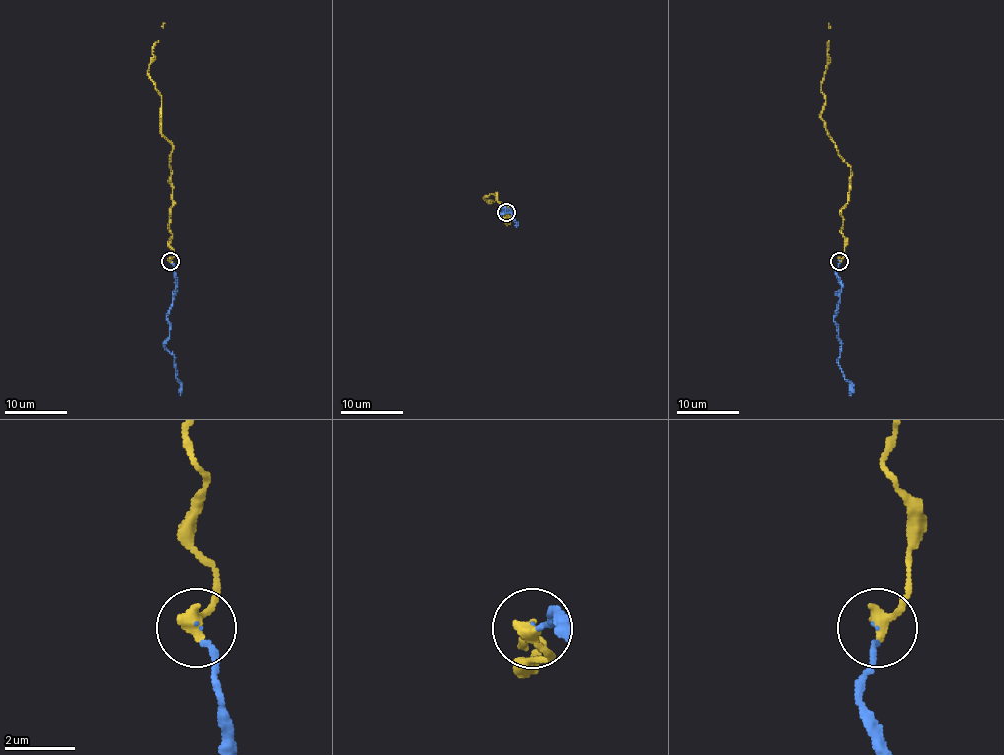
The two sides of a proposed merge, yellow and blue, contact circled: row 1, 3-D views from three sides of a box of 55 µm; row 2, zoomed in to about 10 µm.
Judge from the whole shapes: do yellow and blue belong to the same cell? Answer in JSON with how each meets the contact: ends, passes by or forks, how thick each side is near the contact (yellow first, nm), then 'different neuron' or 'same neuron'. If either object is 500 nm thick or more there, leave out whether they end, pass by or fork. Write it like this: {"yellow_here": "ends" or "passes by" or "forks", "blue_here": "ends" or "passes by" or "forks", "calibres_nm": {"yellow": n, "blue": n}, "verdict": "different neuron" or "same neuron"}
{"yellow_here": "ends", "blue_here": "ends", "calibres_nm": {"yellow": 440, "blue": 120}, "verdict": "same neuron"}

